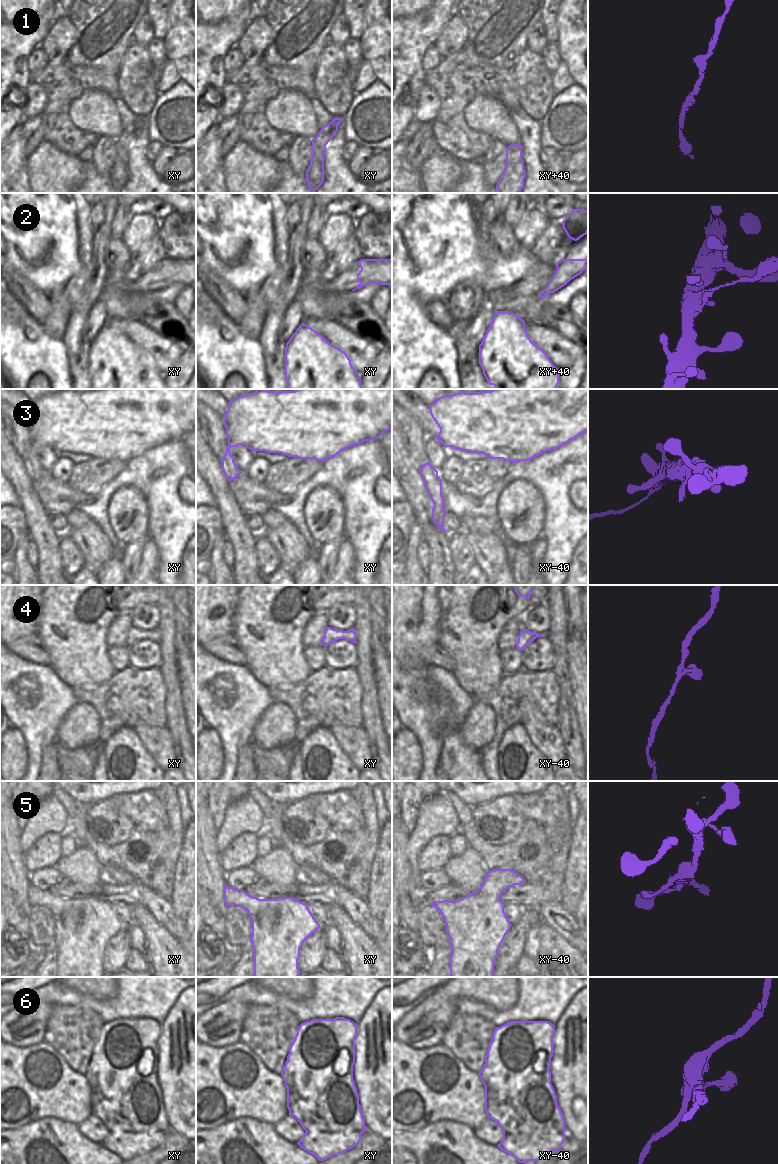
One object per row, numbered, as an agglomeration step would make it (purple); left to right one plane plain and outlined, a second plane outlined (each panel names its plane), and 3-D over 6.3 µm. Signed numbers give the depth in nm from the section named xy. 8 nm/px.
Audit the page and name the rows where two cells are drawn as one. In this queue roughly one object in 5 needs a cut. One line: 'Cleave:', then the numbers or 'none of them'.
Cleave: 2, 6

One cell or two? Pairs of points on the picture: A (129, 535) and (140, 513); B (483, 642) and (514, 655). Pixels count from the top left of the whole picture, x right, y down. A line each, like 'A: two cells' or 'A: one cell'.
A: one cell
B: two cells

